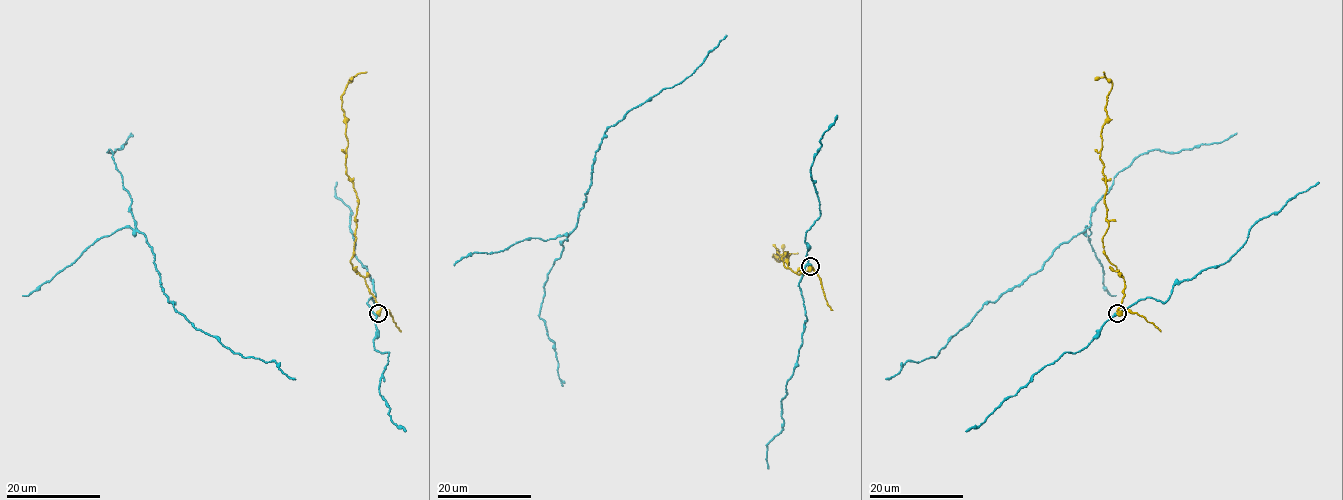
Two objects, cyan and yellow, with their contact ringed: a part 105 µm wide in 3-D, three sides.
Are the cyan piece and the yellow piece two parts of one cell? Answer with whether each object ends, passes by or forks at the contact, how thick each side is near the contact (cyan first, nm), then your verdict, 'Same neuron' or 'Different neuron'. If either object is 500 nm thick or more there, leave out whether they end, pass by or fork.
Thickness 320 nm (cyan) against 650 nm. Different neuron

